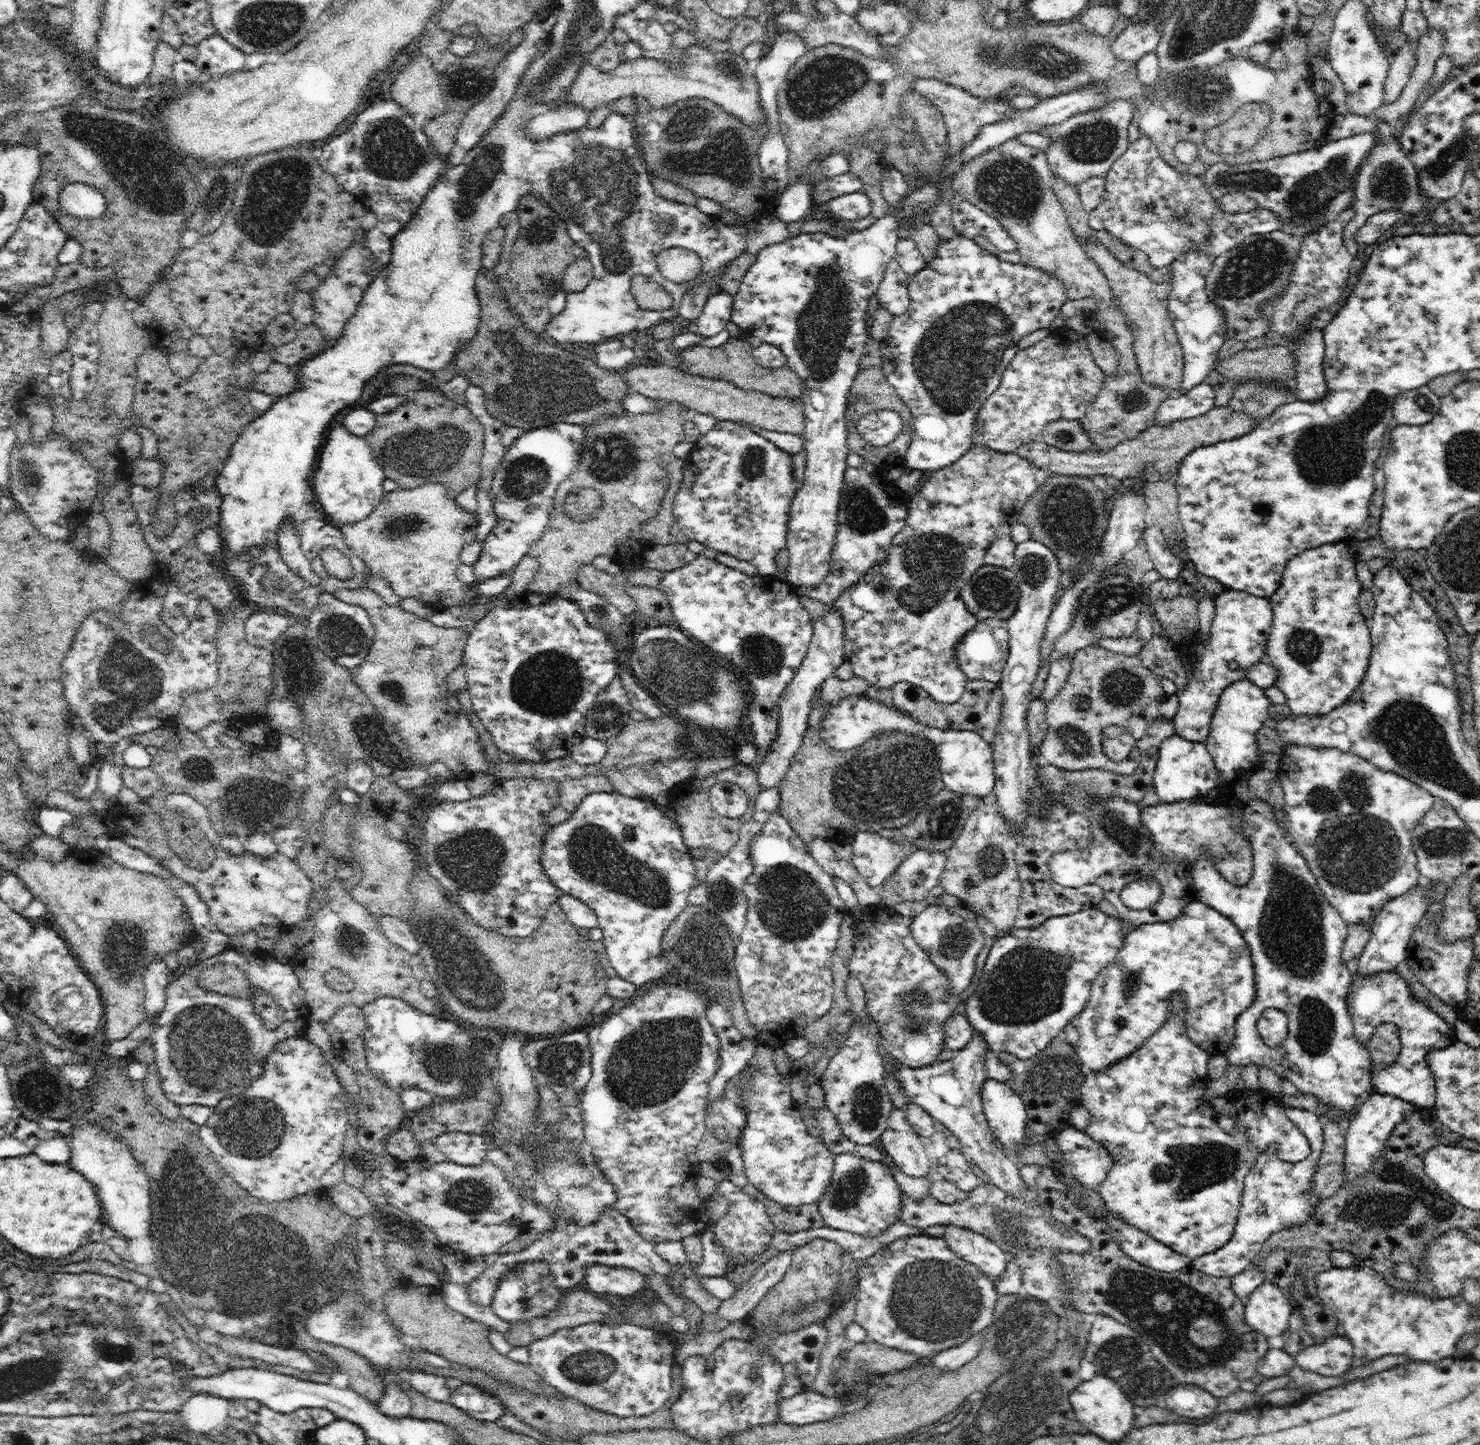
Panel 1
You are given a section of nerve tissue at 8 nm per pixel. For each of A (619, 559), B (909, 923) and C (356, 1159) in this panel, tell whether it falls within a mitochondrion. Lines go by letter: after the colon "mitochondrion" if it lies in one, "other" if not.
A: other
B: other
C: other

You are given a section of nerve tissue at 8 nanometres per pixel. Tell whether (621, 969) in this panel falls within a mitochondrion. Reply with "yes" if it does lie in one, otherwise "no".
no

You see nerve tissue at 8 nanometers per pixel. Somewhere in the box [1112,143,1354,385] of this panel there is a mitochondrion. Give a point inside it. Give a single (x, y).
(1254, 268)

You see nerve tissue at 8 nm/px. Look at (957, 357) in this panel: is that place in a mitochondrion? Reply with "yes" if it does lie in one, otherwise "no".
yes

